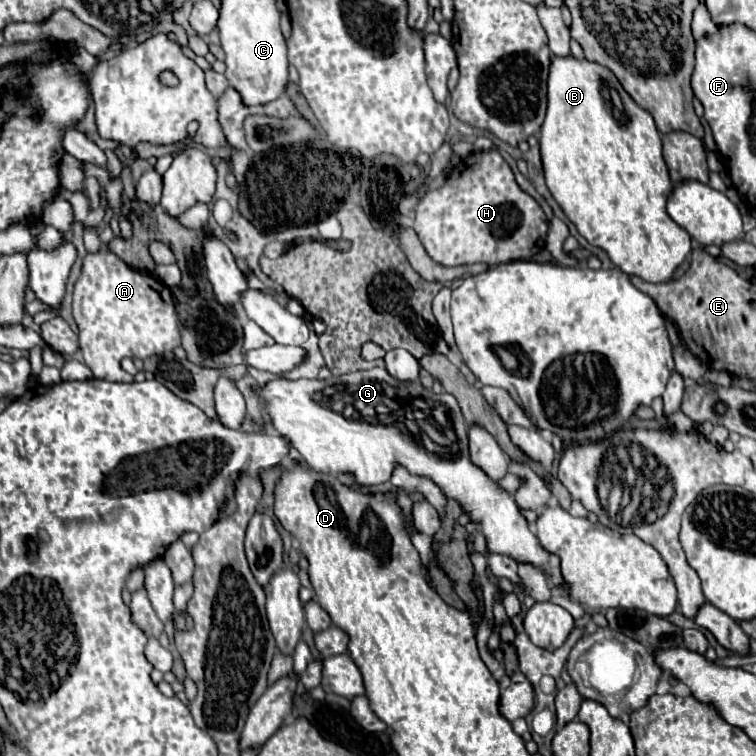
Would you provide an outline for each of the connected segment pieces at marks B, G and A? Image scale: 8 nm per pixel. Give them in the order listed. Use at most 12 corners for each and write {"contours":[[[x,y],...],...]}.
{"contours":[[[552,57],[546,185],[626,275],[692,251],[662,139],[614,73]],[[384,367],[260,395],[312,471],[402,465],[490,553],[566,587],[518,503],[470,461],[454,395]],[[108,247],[72,314],[96,379],[180,345],[172,291]]]}

